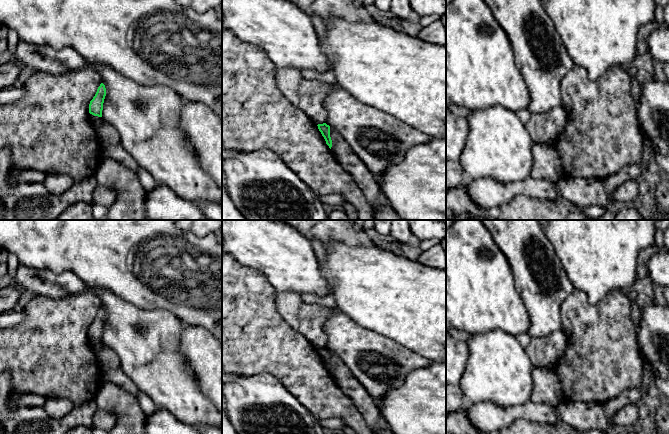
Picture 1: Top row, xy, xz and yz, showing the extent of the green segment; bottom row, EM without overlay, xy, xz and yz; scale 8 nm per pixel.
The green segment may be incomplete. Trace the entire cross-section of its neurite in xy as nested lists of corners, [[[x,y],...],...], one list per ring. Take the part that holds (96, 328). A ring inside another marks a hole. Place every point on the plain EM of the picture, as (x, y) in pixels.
[[[103,307],[97,313],[97,316],[89,328],[89,337],[102,341],[103,327],[106,320],[106,312]]]

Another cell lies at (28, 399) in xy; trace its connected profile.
[[[33,393],[17,394],[12,398],[17,407],[43,407],[46,398]]]

